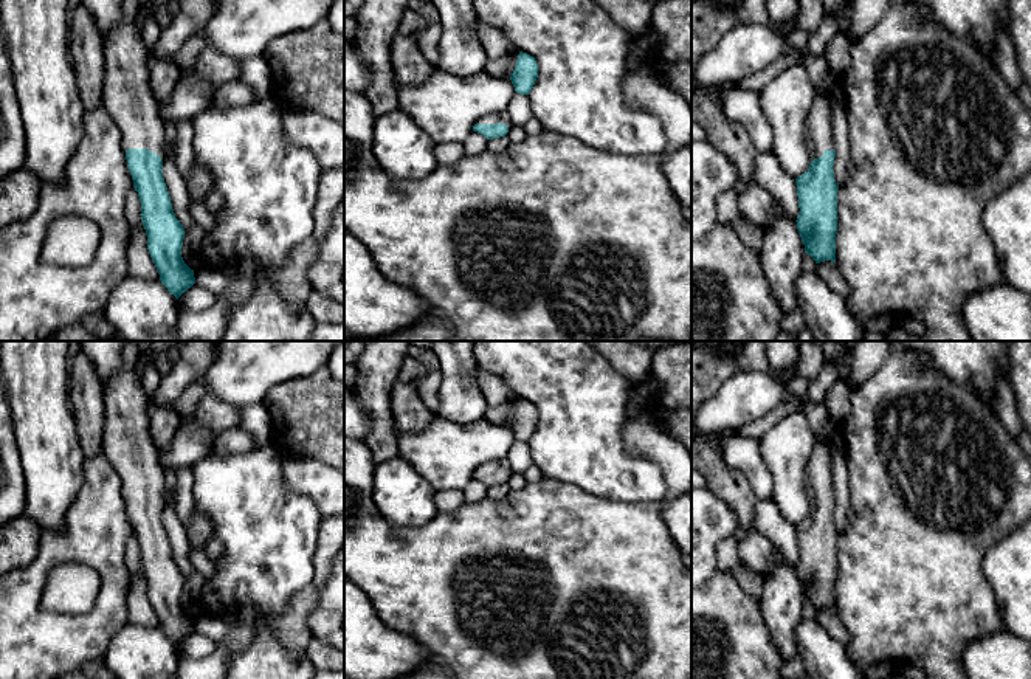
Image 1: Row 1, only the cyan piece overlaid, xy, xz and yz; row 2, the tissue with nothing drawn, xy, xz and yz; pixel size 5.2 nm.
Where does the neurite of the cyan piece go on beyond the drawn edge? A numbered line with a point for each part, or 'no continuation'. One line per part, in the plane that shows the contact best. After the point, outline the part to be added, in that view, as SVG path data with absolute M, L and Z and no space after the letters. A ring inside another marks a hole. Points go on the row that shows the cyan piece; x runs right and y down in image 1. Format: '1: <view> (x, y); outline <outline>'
1: xy (127, 98); outline M124 0L121 23L104 37L102 109L119 127L124 150L149 149L164 161L164 122L149 87L150 56L136 29L140 0Z

